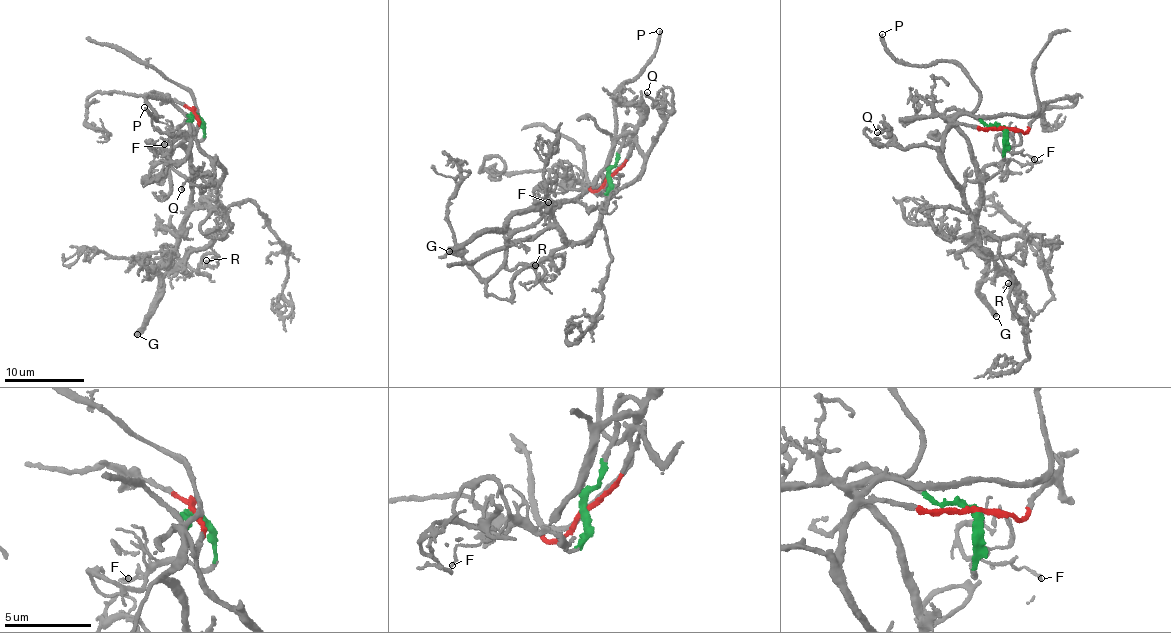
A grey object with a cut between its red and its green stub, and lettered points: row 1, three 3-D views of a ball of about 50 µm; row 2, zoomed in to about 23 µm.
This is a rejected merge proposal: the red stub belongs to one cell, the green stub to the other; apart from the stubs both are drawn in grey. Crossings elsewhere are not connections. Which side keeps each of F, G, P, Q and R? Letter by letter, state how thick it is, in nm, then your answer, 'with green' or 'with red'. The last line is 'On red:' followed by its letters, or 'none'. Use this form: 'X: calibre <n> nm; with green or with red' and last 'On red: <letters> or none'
F: calibre 90 nm; with green
G: calibre 400 nm; with green
P: calibre 240 nm; with green
Q: calibre 180 nm; with red
R: calibre 160 nm; with green
On red: Q

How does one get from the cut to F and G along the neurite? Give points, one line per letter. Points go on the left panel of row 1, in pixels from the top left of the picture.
F: (194, 113), (202, 124), (203, 137), (199, 140), (181, 136), (173, 144), (161, 146), (164, 144)
G: (194, 113), (181, 145), (191, 176), (191, 207), (172, 257), (159, 269), (160, 294), (152, 312), (137, 334)

